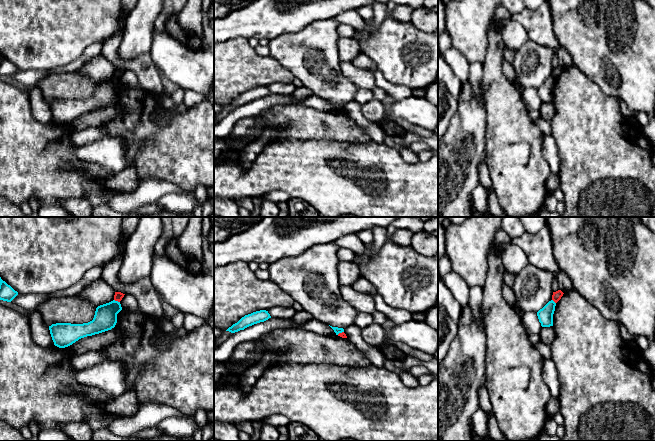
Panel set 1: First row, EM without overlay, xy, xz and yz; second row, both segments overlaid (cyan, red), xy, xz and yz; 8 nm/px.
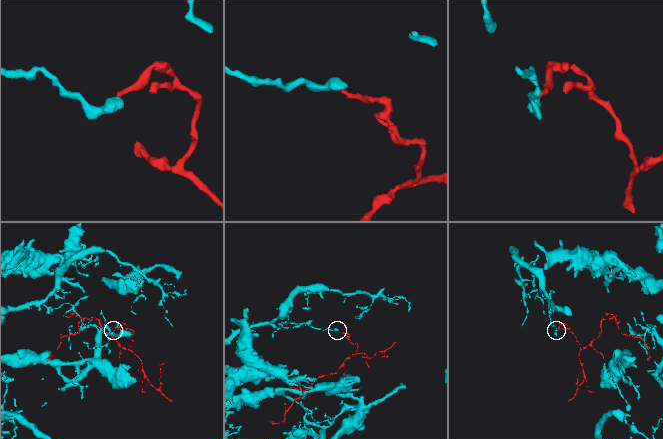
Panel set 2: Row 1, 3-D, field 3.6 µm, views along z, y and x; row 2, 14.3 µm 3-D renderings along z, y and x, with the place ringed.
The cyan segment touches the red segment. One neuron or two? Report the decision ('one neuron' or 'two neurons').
two neurons

